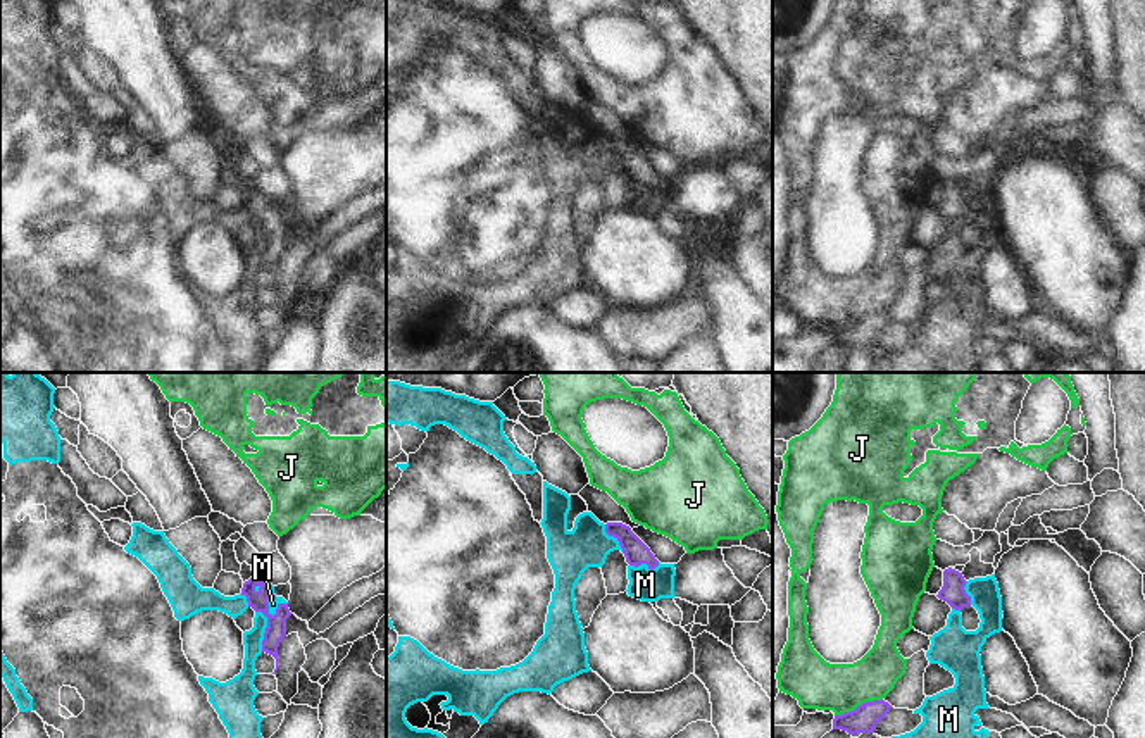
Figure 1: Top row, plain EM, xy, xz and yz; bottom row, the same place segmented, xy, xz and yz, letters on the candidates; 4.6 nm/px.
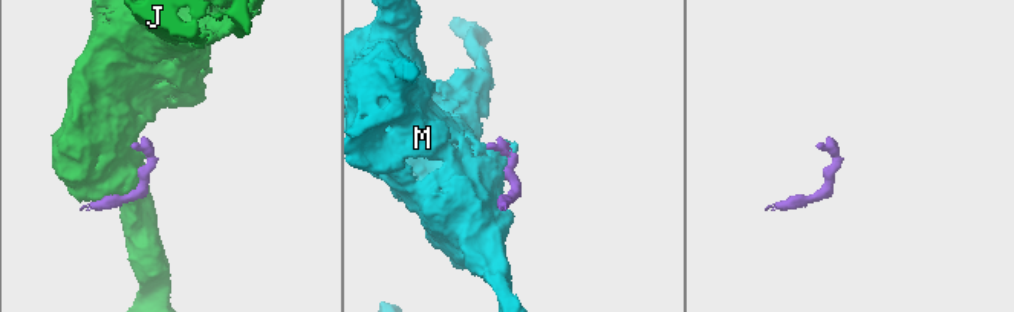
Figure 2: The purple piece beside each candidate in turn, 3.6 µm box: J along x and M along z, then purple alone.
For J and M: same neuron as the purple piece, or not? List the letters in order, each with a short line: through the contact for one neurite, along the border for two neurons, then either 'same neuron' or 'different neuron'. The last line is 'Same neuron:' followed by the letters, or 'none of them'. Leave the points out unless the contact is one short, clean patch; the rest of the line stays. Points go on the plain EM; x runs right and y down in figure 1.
J: different neuron
M: different neuron
Same neuron: none of them

